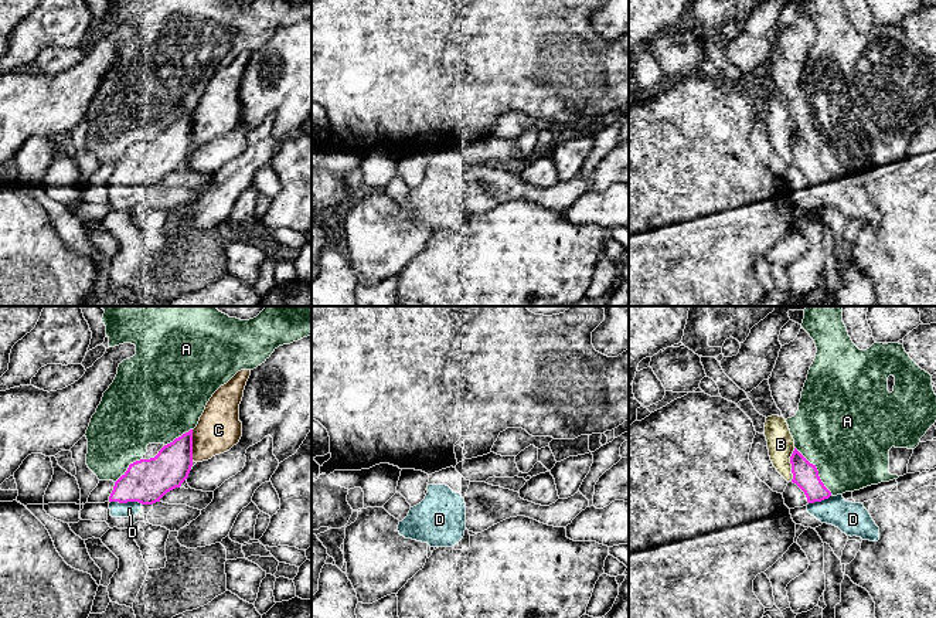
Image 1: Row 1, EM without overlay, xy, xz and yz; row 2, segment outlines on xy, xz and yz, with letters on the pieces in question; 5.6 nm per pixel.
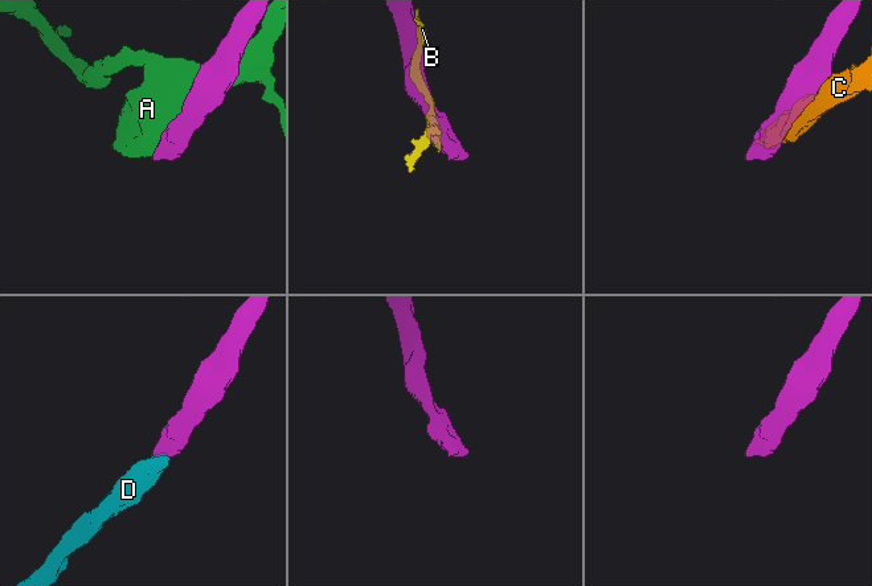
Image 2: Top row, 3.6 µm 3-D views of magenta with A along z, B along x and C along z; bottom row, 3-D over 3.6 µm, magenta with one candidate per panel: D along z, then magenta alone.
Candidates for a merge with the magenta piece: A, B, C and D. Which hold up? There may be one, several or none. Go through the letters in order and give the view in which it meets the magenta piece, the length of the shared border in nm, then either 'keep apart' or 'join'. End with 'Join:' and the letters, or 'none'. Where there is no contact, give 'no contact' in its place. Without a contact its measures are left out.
A: contact in yz; length 340 nm; keep apart
B: contact in yz; length 190 nm; keep apart
C: contact in xy; length 180 nm; keep apart
D: contact in xy; length 180 nm; join
Join: D

